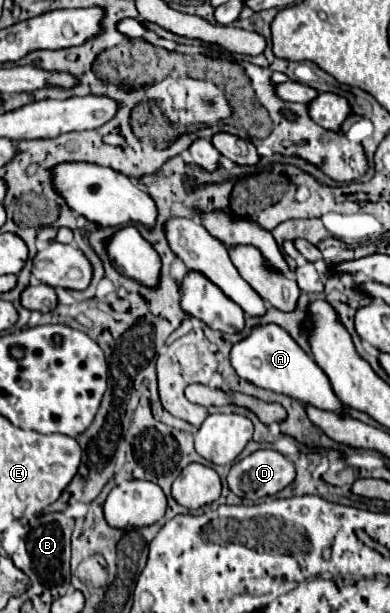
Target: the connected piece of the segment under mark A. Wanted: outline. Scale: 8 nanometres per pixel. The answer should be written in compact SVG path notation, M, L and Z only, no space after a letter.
M277 324L253 326L251 334L247 338L233 344L229 360L231 360L231 366L235 368L235 372L255 386L261 386L261 388L267 388L267 390L273 390L279 394L287 394L303 404L313 404L321 410L333 410L333 412L343 414L343 404L339 402L333 388L329 386L329 378L325 376L325 372Z

